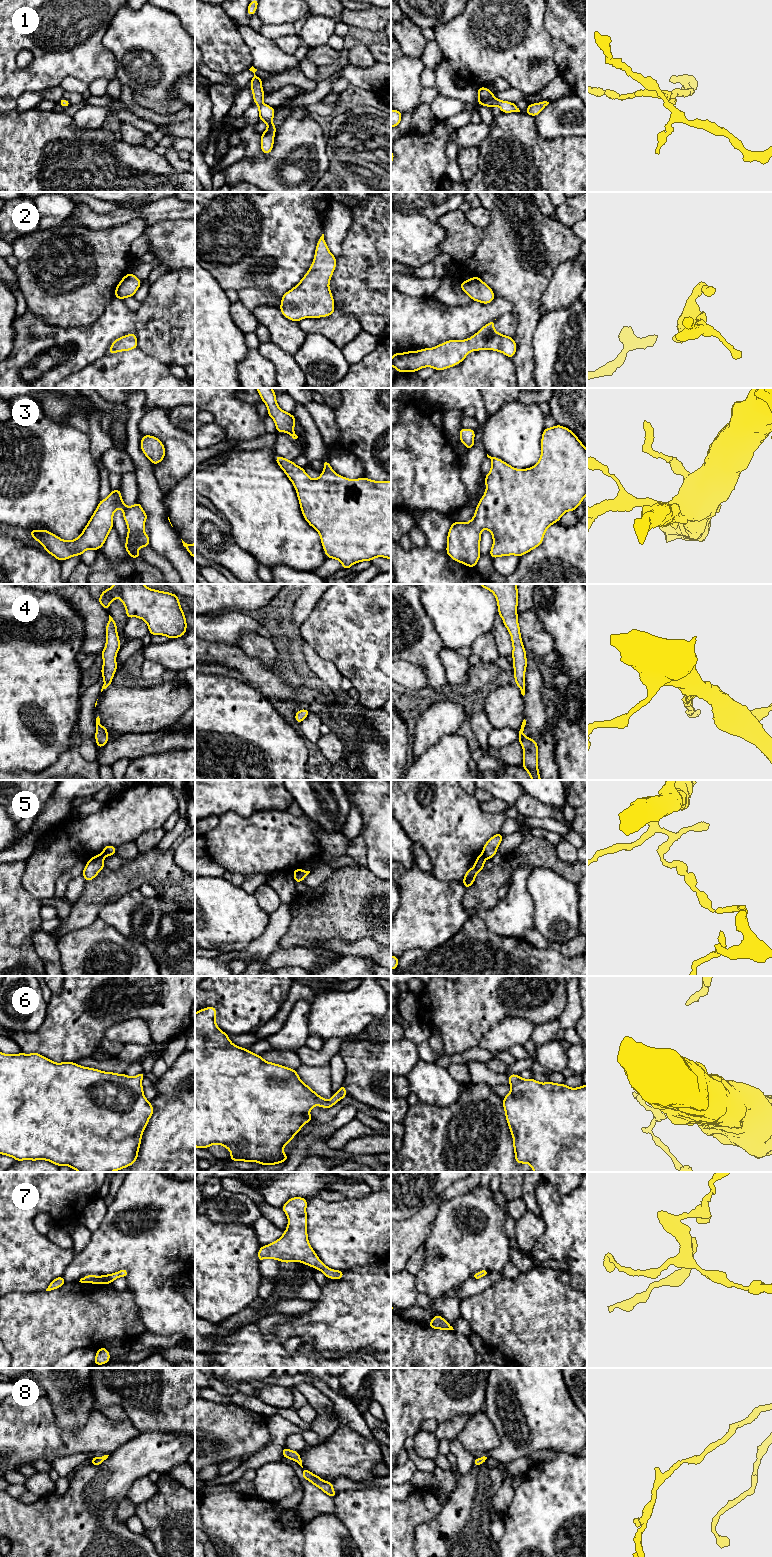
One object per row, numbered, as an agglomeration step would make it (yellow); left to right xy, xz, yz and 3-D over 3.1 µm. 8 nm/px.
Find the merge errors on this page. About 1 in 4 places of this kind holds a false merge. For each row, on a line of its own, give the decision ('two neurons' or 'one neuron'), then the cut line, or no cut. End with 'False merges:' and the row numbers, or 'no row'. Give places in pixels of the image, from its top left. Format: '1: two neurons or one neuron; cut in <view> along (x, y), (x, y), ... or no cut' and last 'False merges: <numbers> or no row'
1: one neuron; no cut
2: one neuron; no cut
3: one neuron; no cut
4: one neuron; no cut
5: two neurons; cut in yz along (481, 854), (486, 858)
6: one neuron; no cut
7: one neuron; no cut
8: one neuron; no cut
False merges: 5

